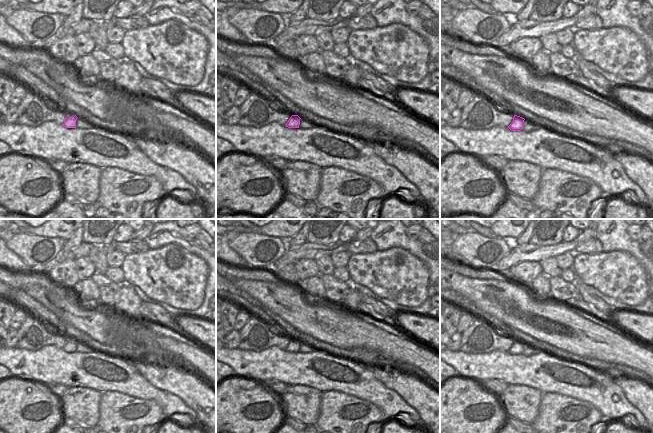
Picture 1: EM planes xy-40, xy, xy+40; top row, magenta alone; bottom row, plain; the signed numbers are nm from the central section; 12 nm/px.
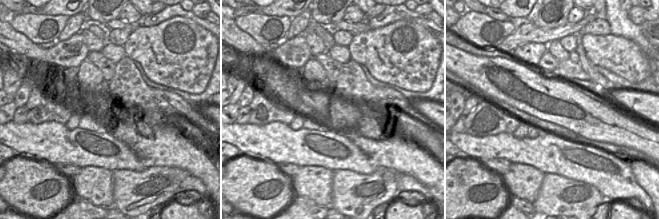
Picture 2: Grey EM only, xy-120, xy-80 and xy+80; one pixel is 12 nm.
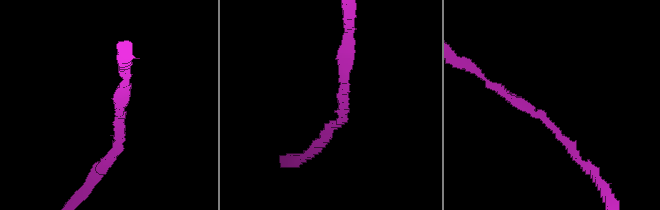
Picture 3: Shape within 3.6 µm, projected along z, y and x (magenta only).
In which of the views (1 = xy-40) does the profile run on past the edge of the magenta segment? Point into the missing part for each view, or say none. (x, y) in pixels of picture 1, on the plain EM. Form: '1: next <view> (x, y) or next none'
1: next none

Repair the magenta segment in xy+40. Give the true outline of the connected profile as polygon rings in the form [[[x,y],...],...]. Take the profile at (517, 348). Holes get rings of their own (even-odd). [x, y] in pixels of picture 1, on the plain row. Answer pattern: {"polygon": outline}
{"polygon": [[[514,339],[512,347],[508,350],[511,355],[520,355],[523,353],[524,342]]]}

